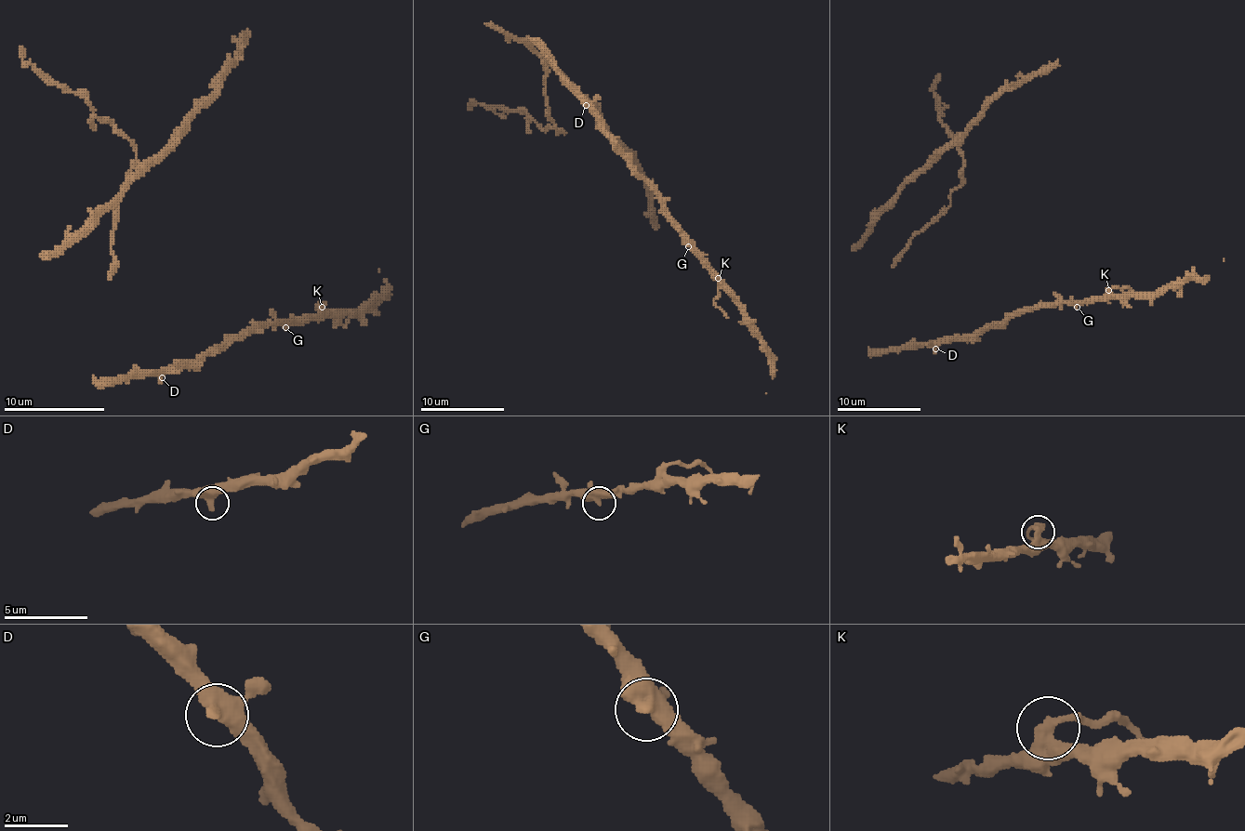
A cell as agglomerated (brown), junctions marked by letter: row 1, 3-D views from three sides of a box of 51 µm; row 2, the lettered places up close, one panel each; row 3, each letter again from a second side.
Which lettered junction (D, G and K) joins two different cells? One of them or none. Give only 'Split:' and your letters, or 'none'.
Split: K

